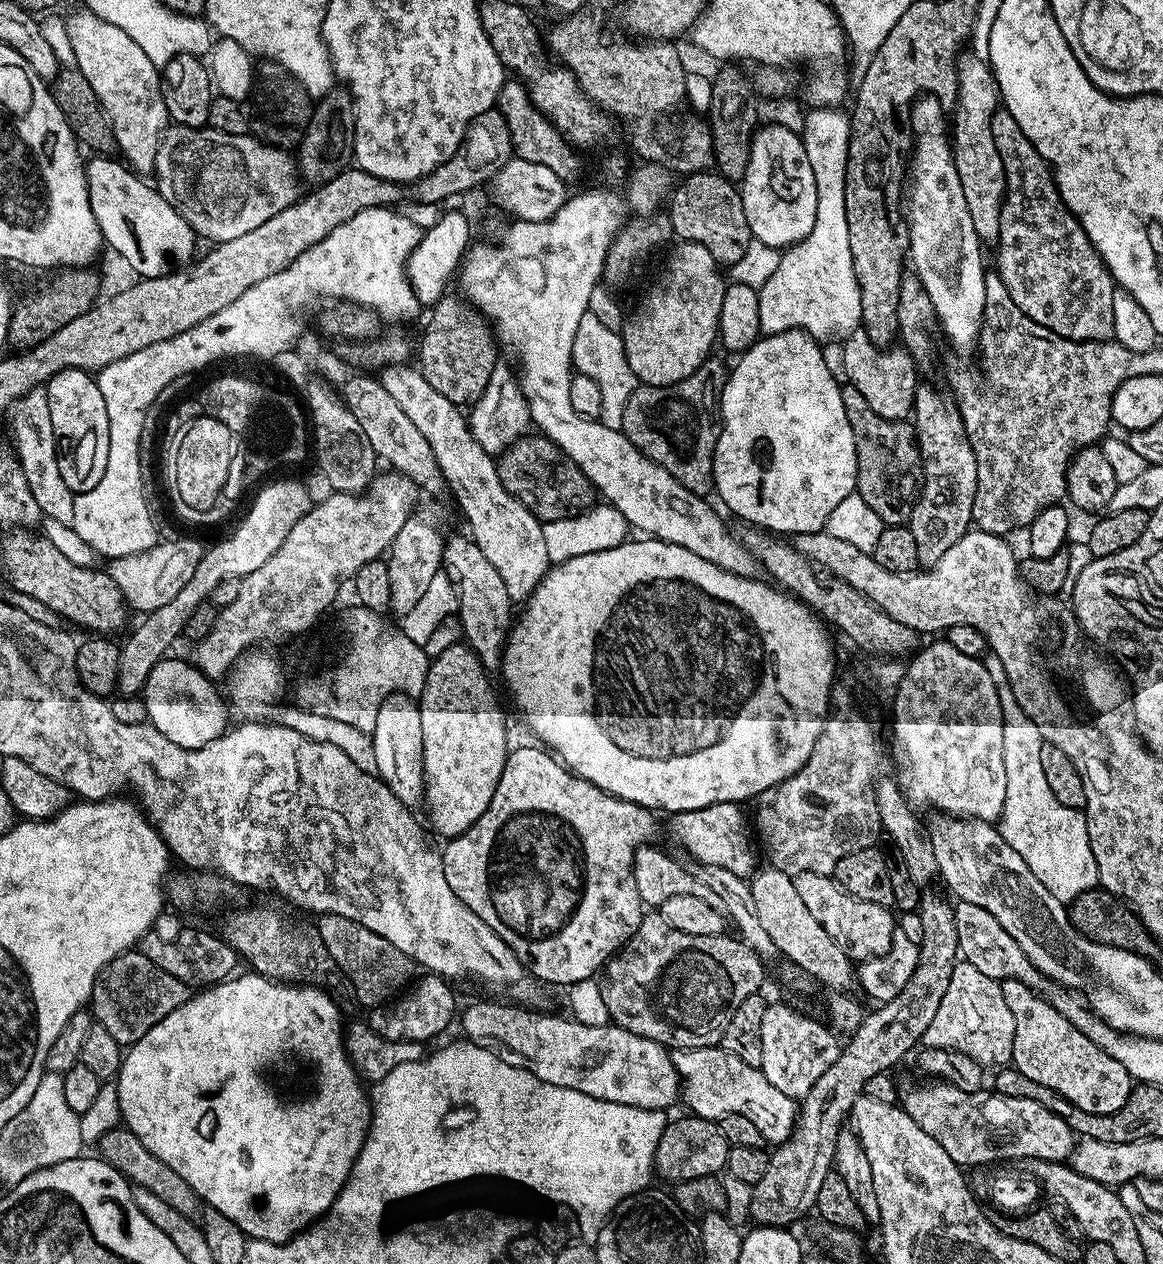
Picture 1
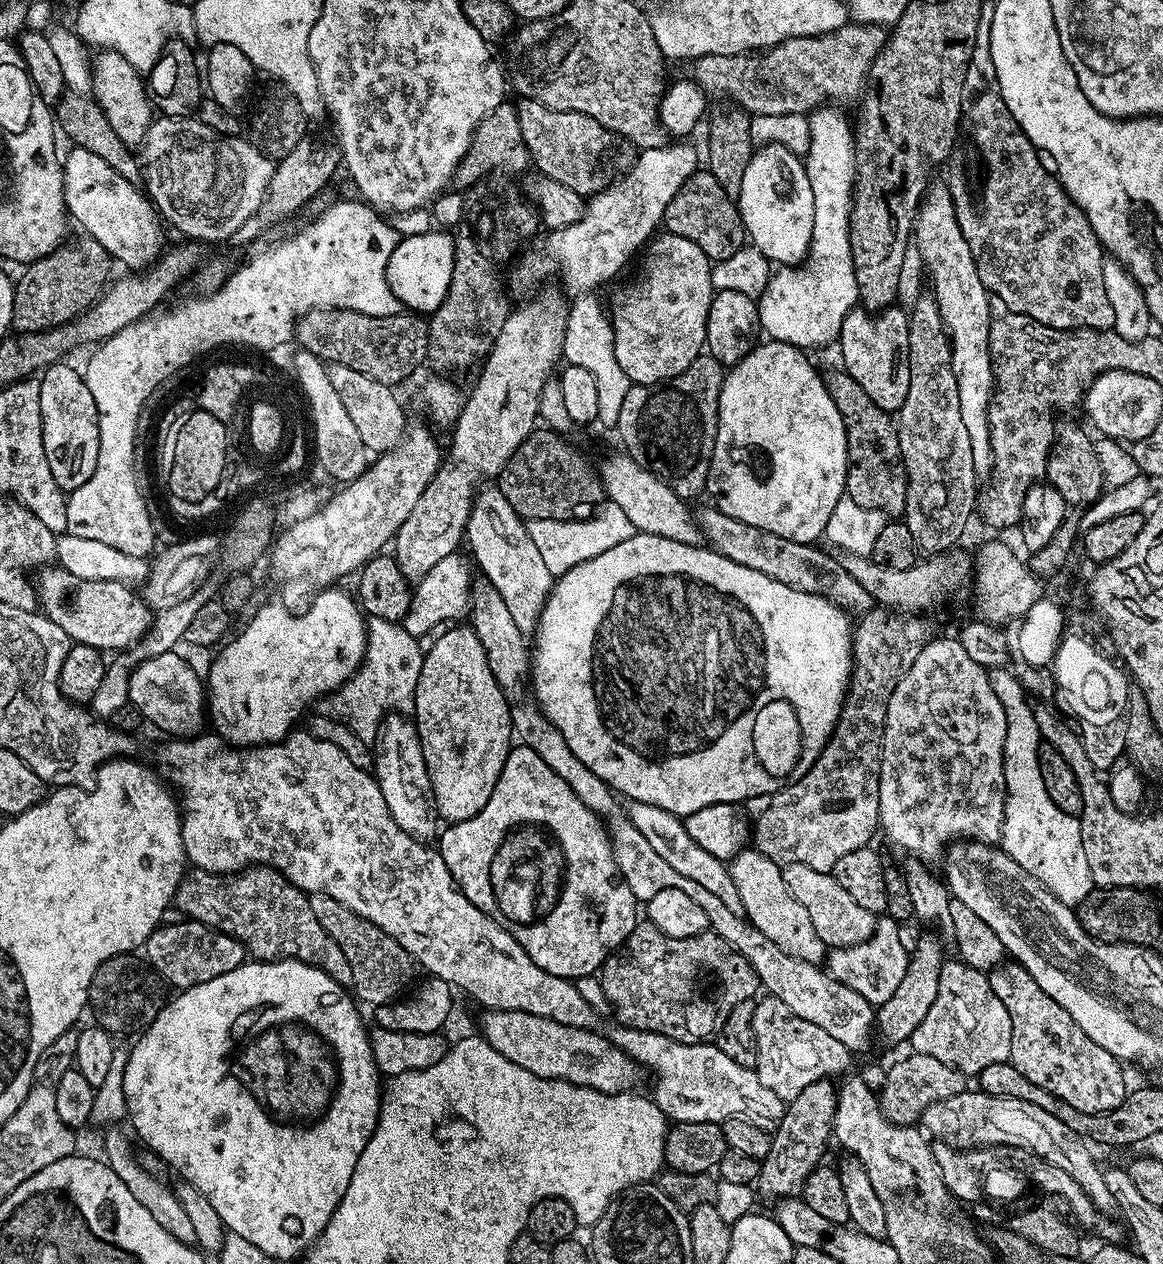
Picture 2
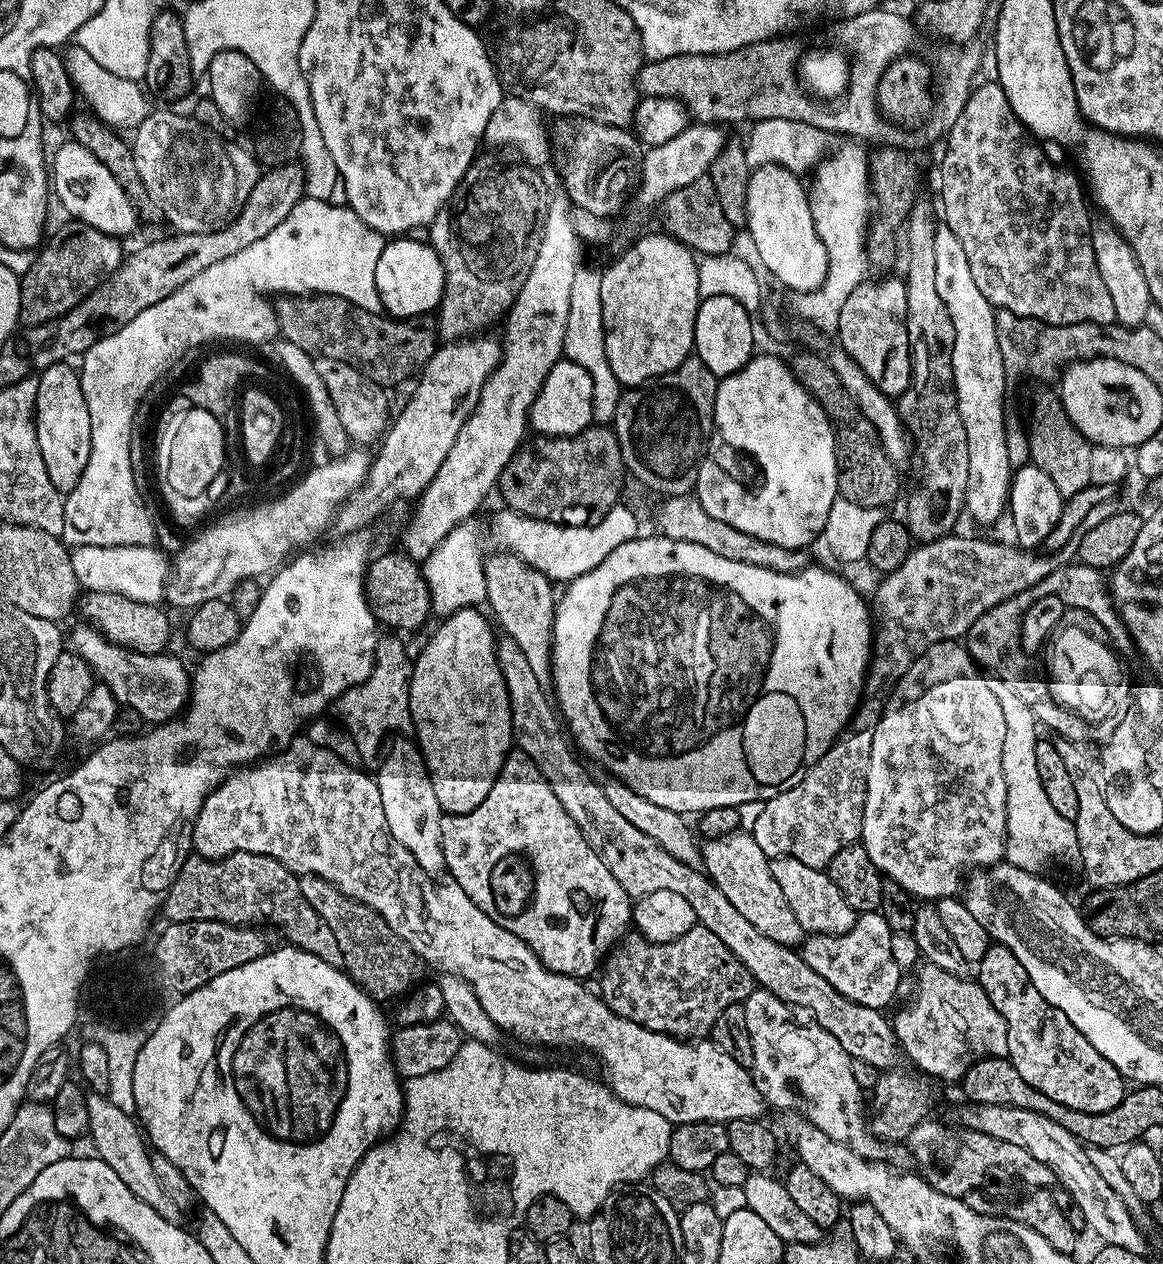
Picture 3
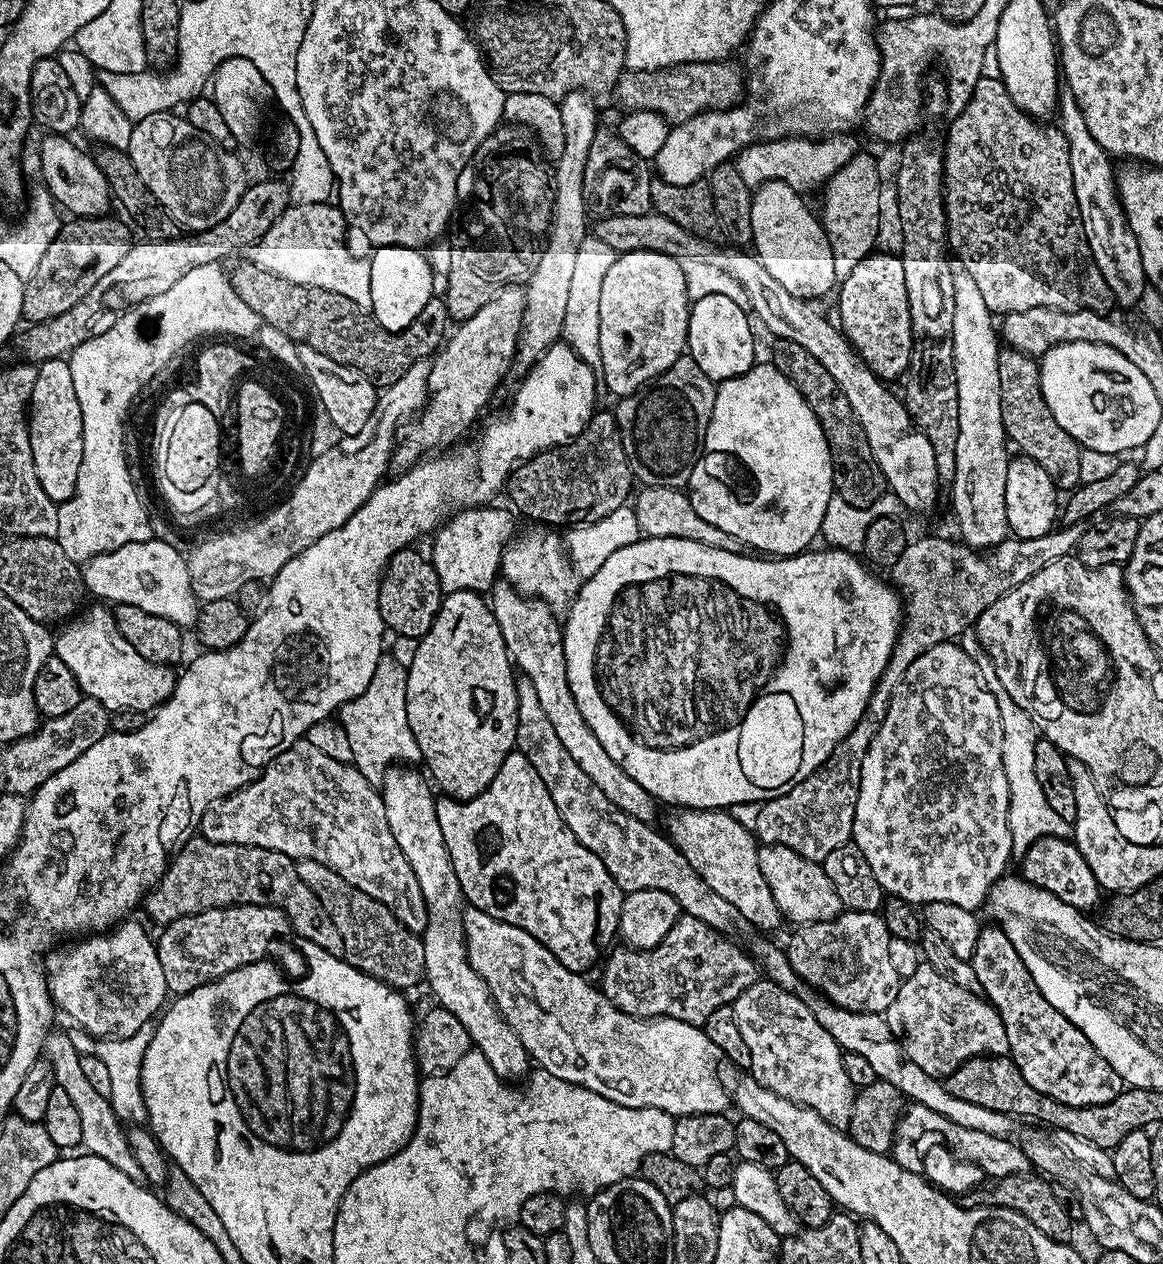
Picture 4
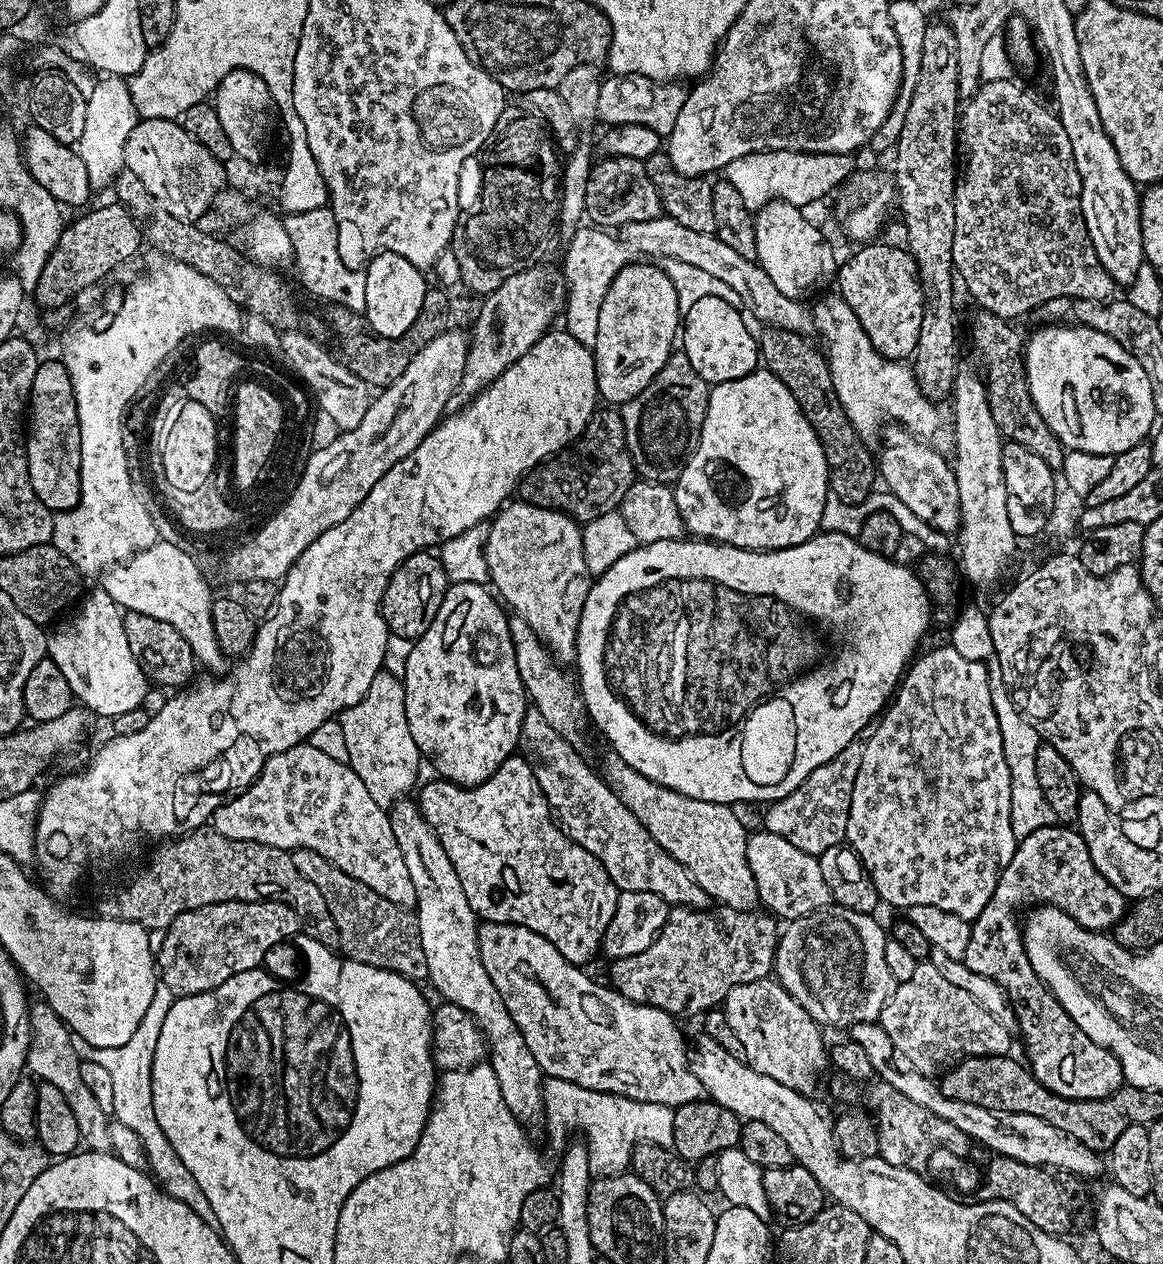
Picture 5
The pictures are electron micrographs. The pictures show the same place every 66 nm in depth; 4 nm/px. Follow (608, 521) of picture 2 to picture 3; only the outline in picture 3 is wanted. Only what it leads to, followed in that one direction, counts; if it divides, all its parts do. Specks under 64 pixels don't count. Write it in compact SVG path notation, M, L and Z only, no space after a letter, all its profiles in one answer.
M619 504L611 508L600 520L582 527L532 519L509 508L501 508L490 520L489 540L499 551L517 555L531 568L539 569L549 580L561 584L588 573L604 561L618 546L639 537L638 520L635 514Z

